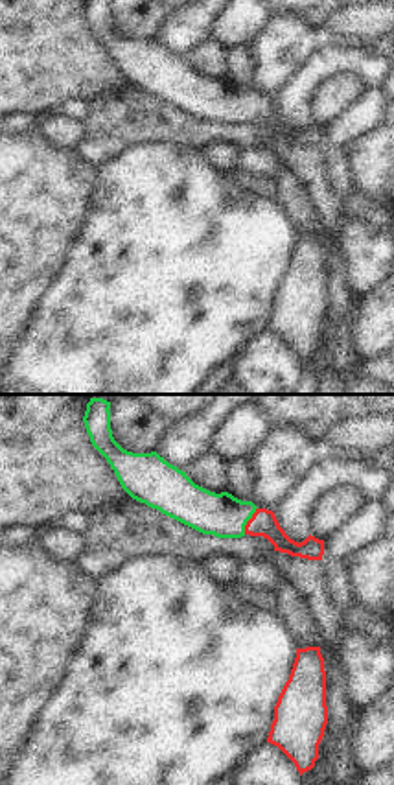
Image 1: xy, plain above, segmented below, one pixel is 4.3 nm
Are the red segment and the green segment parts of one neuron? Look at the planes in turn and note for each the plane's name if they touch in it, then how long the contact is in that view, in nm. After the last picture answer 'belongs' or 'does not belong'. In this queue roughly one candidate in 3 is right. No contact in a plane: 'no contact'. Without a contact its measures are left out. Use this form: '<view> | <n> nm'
xy | 130 nm

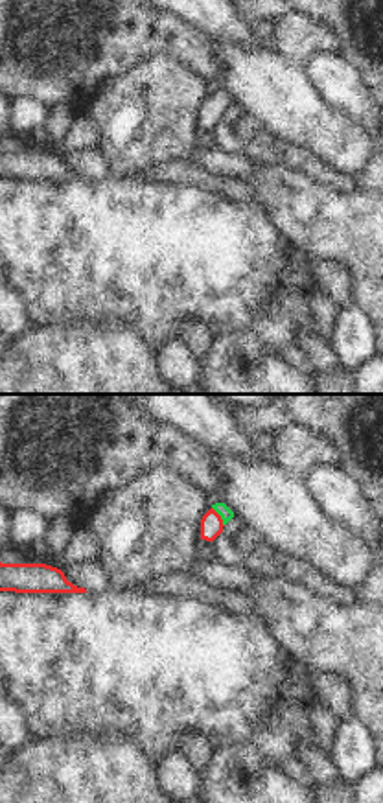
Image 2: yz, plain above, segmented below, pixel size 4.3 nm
yz | 100 nm

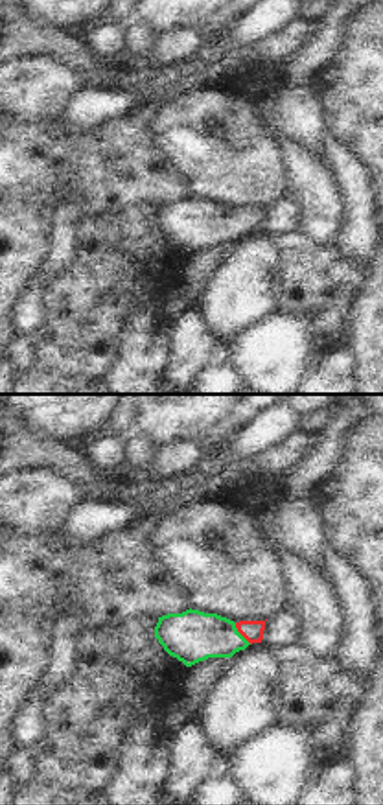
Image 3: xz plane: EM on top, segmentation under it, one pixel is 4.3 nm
xz | 120 nm

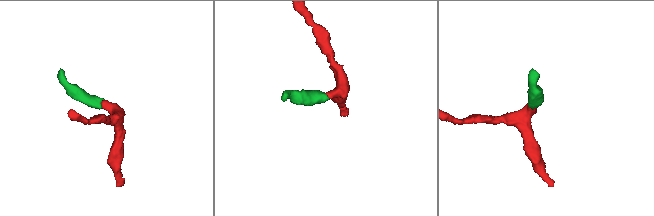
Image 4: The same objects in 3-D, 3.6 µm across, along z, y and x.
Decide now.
belongs

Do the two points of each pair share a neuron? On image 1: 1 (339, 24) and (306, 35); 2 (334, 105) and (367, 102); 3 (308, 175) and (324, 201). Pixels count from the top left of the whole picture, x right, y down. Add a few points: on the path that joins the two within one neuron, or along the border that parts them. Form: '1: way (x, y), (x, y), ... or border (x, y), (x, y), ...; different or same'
1: border (317, 30), (323, 37); different
2: border (367, 89), (324, 128); different
3: way (313, 181), (321, 196); same

